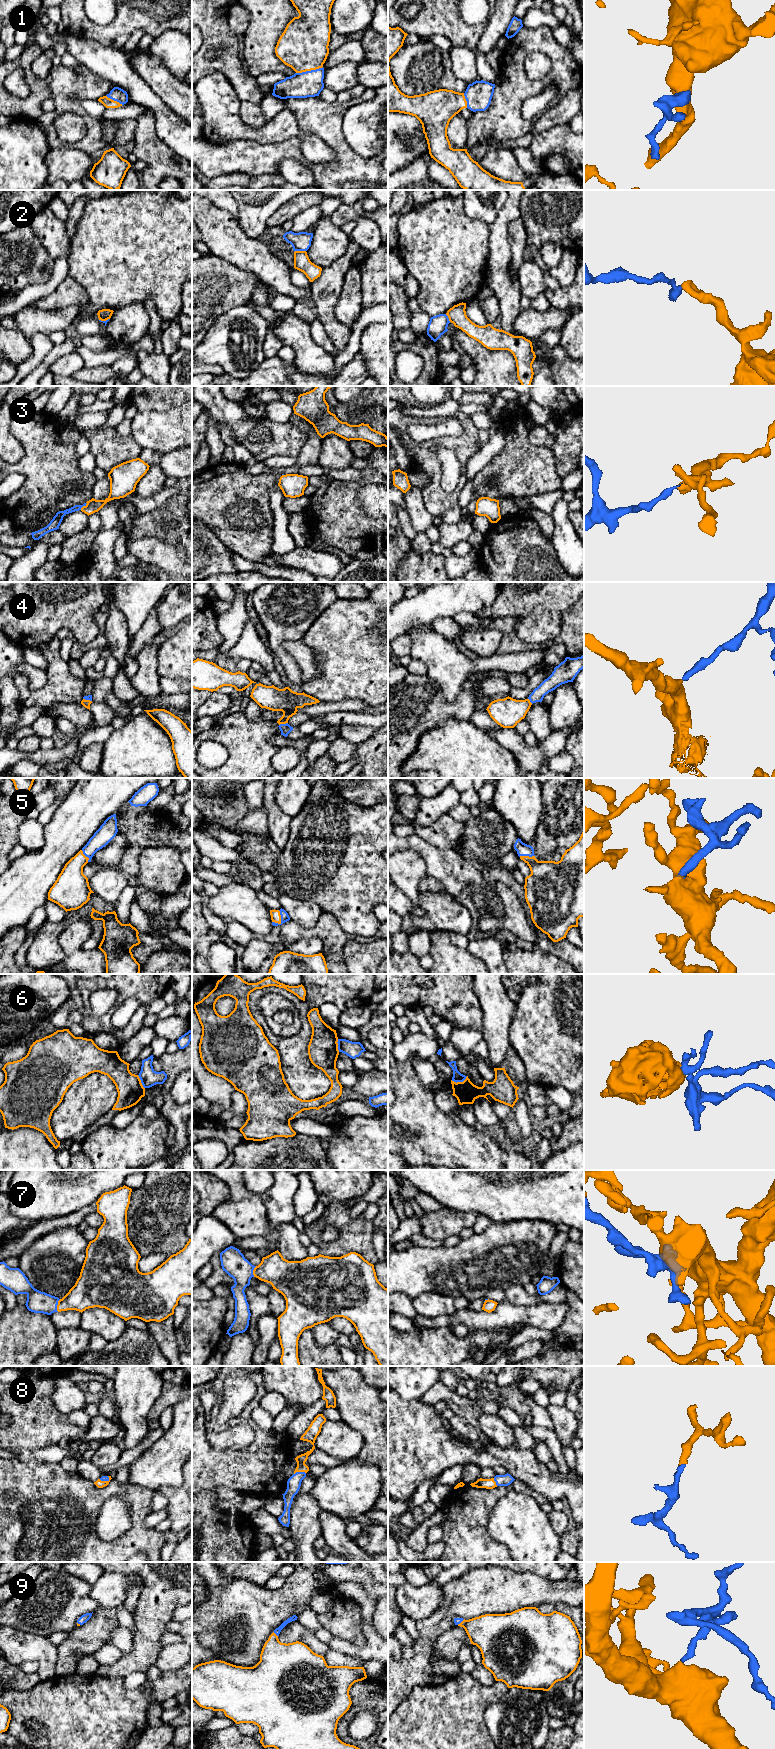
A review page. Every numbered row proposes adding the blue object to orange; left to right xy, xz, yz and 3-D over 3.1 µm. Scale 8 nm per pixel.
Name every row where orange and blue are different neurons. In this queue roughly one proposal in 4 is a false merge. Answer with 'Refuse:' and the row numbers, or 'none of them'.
Refuse: 2, 6

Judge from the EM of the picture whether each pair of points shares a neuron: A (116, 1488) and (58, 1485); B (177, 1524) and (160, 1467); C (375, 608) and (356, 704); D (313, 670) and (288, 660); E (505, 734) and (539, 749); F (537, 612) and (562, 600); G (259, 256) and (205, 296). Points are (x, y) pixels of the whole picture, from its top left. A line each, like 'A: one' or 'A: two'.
A: one
B: two
C: two
D: two
E: one
F: one
G: two

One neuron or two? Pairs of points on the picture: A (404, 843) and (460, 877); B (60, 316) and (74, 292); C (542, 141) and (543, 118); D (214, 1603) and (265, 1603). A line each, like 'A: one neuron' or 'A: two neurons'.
A: one neuron
B: two neurons
C: two neurons
D: one neuron

